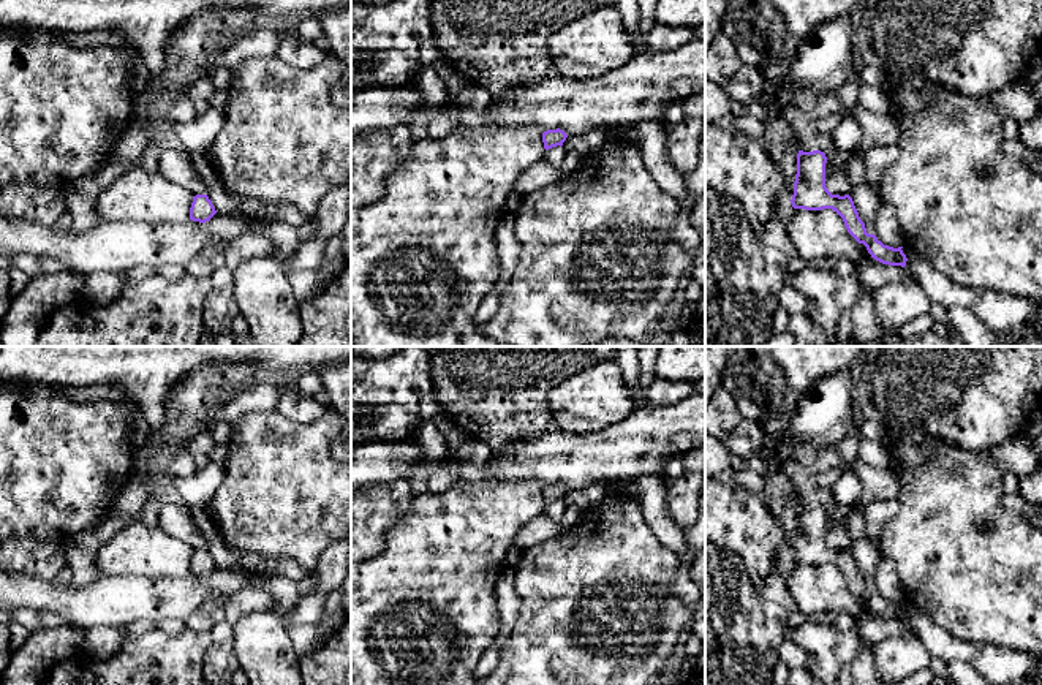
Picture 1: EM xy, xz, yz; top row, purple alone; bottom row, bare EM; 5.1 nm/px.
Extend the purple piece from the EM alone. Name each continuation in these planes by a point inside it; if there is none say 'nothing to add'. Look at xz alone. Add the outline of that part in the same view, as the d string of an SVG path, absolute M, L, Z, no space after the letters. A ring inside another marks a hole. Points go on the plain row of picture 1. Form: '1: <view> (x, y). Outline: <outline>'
nothing to add

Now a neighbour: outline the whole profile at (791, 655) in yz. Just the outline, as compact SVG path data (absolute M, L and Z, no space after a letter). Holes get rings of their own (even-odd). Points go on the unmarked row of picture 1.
M784 641L778 650L780 661L789 669L803 669L806 668L806 653L802 647L794 644L792 641Z

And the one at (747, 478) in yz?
M743 468L738 471L731 471L727 478L738 487L746 489L749 492L759 494L767 483L767 476L751 470L751 468Z

